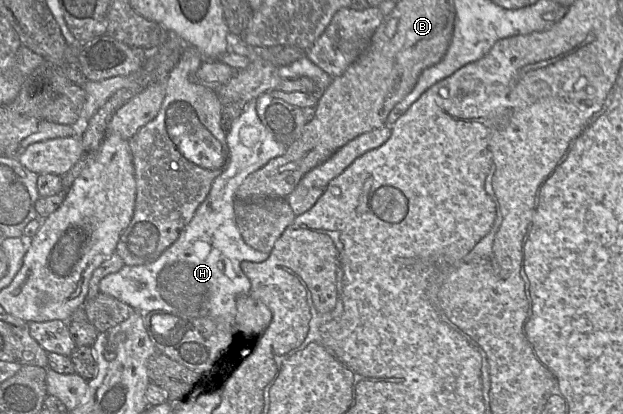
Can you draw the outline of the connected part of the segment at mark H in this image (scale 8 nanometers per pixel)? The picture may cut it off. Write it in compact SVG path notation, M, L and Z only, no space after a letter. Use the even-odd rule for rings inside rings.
M255 101L247 104L243 113L227 131L227 144L230 151L228 168L214 180L208 196L178 239L155 261L138 266L124 265L119 271L102 278L99 283L101 293L111 295L128 304L136 312L163 310L186 317L224 318L227 322L235 322L237 297L250 294L251 288L250 280L242 271L241 263L244 261L260 263L270 255L270 253L257 251L244 242L235 222L236 192L250 174L262 168L270 160L283 155L288 146L275 140L264 127L258 117Z

